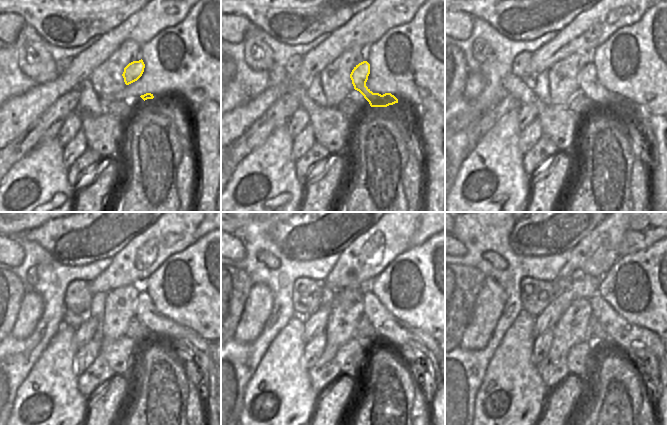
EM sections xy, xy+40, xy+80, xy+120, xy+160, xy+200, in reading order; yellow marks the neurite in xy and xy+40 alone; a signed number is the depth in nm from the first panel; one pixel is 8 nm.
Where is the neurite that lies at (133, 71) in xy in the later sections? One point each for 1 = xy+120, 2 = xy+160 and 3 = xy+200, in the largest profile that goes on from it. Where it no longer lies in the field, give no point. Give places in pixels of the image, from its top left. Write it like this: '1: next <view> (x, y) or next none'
1: next xy+120 (175, 335)
2: next xy+160 (417, 344)
3: next xy+200 (640, 343)

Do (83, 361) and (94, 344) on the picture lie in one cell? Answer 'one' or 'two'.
one

